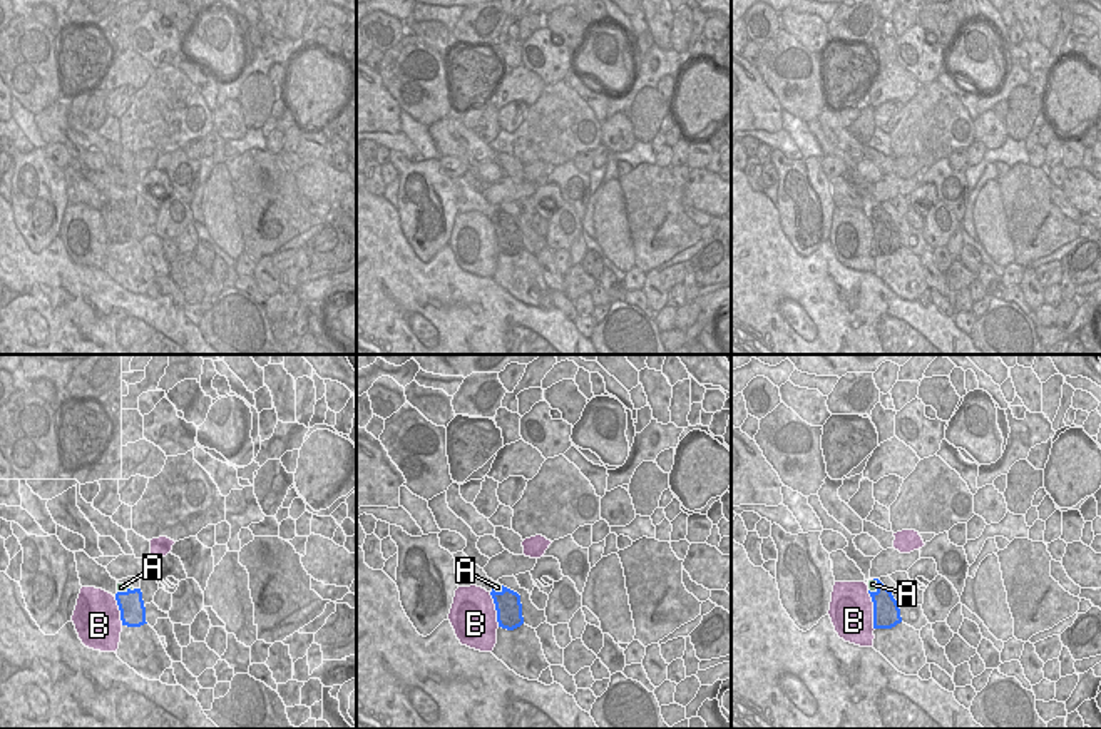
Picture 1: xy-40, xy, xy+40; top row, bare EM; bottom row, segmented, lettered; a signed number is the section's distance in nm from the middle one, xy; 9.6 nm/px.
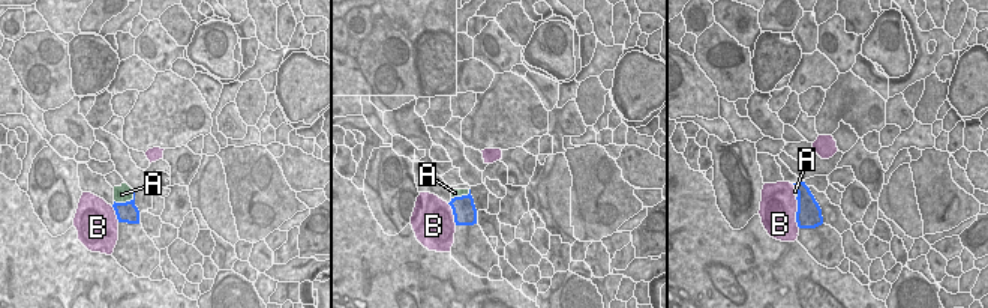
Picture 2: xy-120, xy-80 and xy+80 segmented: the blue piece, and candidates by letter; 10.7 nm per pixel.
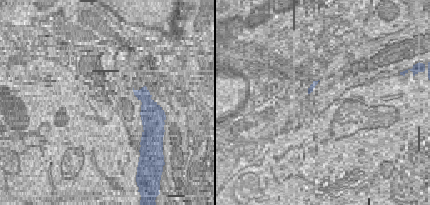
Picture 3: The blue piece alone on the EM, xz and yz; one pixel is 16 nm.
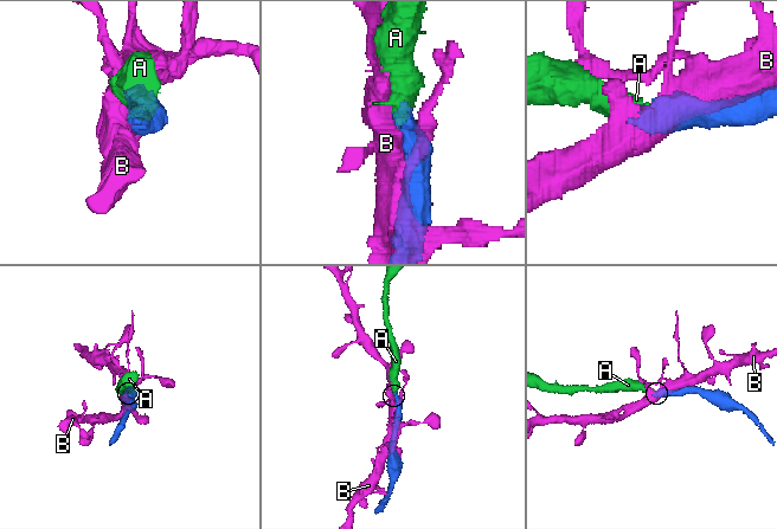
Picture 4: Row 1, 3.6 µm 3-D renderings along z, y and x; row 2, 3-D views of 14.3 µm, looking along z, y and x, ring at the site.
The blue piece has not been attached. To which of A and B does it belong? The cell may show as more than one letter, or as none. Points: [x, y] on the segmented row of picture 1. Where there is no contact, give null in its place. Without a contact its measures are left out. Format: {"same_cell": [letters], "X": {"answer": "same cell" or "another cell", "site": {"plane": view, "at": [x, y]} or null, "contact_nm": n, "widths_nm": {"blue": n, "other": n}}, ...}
{"same_cell": ["A"], "A": {"answer": "same cell", "site": {"plane": "xy+40", "at": [877, 587]}, "contact_nm": 150, "widths_nm": {"blue": 260, "other": 100}}, "B": {"answer": "another cell", "site": {"plane": "xy+40", "at": [874, 611]}, "contact_nm": 380, "widths_nm": {"blue": 260, "other": 420}}}

